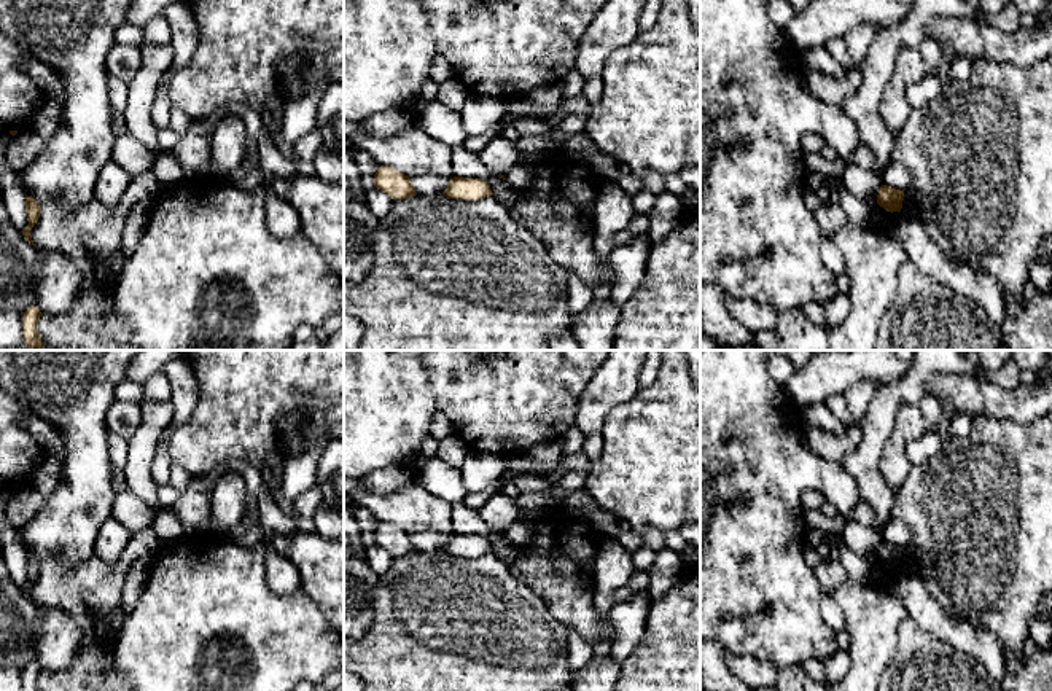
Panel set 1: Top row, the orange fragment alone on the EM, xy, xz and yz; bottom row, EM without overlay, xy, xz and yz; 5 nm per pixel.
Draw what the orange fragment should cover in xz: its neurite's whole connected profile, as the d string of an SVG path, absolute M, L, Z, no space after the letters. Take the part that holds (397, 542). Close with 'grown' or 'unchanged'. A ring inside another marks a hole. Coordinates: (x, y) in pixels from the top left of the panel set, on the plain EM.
M380 522L374 530L374 543L388 551L393 557L417 551L407 532L385 522Z; unchanged

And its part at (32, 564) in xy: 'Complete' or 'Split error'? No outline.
Complete

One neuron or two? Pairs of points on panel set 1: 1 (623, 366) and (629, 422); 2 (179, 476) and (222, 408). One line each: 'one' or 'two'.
1: two
2: two

